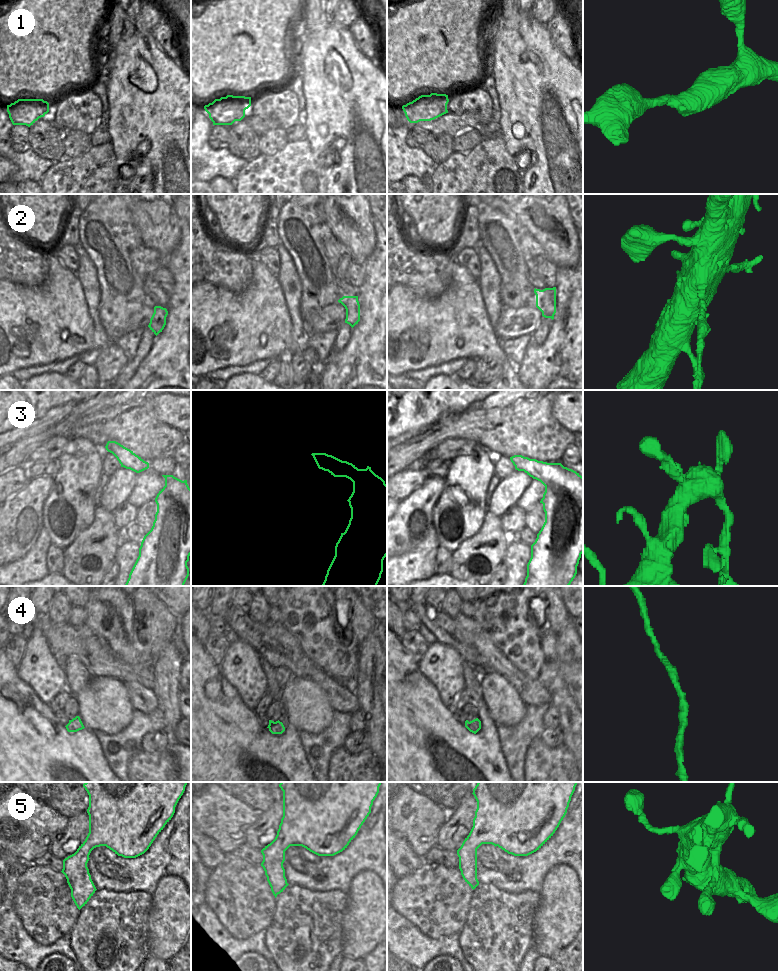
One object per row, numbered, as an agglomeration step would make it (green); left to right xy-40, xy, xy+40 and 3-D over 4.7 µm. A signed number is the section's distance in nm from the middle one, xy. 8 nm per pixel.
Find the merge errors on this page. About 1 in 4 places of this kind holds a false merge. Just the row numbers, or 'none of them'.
2

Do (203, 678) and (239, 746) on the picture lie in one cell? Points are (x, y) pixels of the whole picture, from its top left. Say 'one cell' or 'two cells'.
one cell

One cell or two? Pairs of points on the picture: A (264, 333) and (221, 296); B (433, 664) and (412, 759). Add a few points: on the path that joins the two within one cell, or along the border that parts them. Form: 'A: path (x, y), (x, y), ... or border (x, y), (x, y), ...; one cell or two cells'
A: path (253, 325), (250, 325), (232, 307); one cell
B: border (416, 662), (420, 673), (436, 689), (442, 701); two cells

